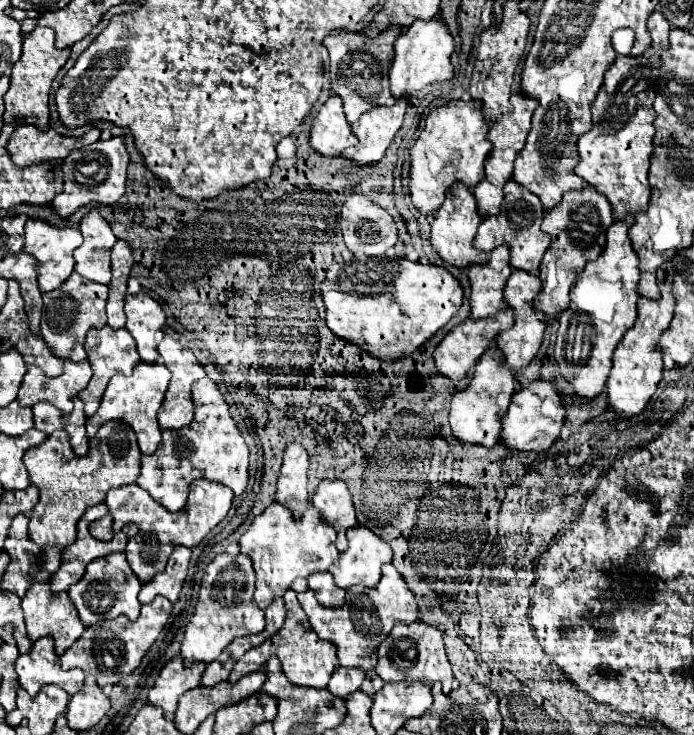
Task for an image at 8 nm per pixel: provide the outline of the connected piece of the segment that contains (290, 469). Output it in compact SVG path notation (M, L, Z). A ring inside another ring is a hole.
M290 442L284 450L284 462L278 470L278 490L276 502L292 510L298 517L310 506L306 490L306 472L308 472L308 452L298 442Z

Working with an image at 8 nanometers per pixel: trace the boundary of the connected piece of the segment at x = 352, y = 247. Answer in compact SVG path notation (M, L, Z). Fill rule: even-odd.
M350 194L346 202L342 204L342 214L340 214L340 232L344 236L344 244L352 254L360 256L374 256L374 258L384 258L386 250L392 248L398 242L398 230L394 218L380 206L372 204L366 196L362 194Z

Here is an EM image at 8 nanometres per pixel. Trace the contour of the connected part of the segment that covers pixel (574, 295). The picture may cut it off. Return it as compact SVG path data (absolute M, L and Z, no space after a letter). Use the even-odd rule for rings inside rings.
M626 218L624 222L614 222L608 228L604 252L576 278L570 290L570 308L558 318L560 328L556 334L554 360L562 378L572 384L574 396L588 402L604 392L612 368L612 354L626 330L636 322L636 282L640 278L640 270L636 254L628 242L628 230L632 224L634 218Z

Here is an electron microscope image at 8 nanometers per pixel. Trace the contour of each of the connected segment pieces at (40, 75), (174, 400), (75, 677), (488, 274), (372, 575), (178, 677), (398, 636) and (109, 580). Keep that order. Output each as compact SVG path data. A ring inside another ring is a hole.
M36 28L32 34L24 36L22 46L22 58L12 68L12 80L10 90L4 96L6 112L4 112L4 124L10 126L26 126L32 124L38 130L48 130L48 94L54 76L58 70L66 64L70 56L70 50L56 50L54 46L54 30L52 28Z
M164 336L164 338L162 338L162 342L158 344L158 352L160 352L160 356L162 356L164 366L166 366L166 368L170 370L170 374L172 374L170 386L168 386L166 396L164 396L164 402L162 402L160 410L158 410L158 424L160 424L160 428L164 428L164 430L166 430L166 428L168 428L168 430L180 430L180 428L188 426L188 422L192 420L192 414L194 414L194 412L192 412L192 400L190 400L190 388L192 388L192 384L194 384L196 380L204 378L206 372L204 372L204 368L198 364L198 360L196 360L196 356L192 354L192 350L180 346L172 336Z
M40 638L40 642L32 644L28 654L18 656L16 672L20 686L30 696L36 696L38 690L46 684L56 684L64 688L70 696L74 696L76 692L82 690L82 682L84 682L82 670L74 668L64 672L60 668L60 658L56 656L50 638Z
M498 246L492 250L488 262L484 266L470 266L468 268L468 280L470 280L470 318L490 318L494 316L502 306L502 294L504 294L504 282L512 274L512 268L508 266L508 246Z
M352 528L346 532L348 550L340 554L332 566L336 584L348 590L356 584L376 588L382 564L392 562L392 548L368 528Z
M172 658L168 664L164 664L158 680L154 682L152 690L148 692L148 704L162 708L164 716L172 718L180 696L186 690L200 686L202 670L204 670L204 666L184 668L180 658Z
M414 622L412 626L400 626L396 624L388 638L380 644L378 650L378 664L374 672L384 682L422 682L422 684L434 684L442 682L444 694L450 694L454 684L450 684L452 668L444 652L444 640L438 628L428 626L424 622Z
M110 554L108 558L100 558L100 562L92 562L92 566L88 566L84 578L80 582L76 582L76 586L68 588L68 596L72 598L84 626L94 626L106 618L112 620L122 614L134 622L138 618L140 606L142 606L138 602L140 588L142 588L142 584L132 574L124 554Z

